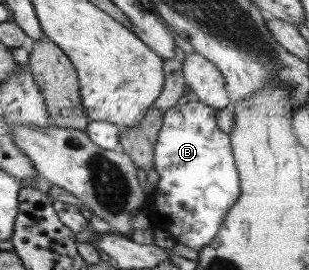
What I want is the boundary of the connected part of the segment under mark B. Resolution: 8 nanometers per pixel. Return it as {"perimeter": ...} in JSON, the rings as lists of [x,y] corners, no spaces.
{"perimeter":[[[190,101],[182,105],[176,103],[168,107],[166,111],[162,113],[162,123],[160,125],[158,135],[156,135],[157,139],[153,150],[154,166],[152,170],[156,171],[158,174],[158,184],[152,193],[145,195],[146,206],[143,212],[150,221],[150,227],[166,231],[166,233],[170,234],[170,238],[172,238],[175,243],[182,243],[182,245],[186,245],[188,249],[193,249],[194,251],[200,251],[202,247],[210,243],[212,237],[216,235],[218,227],[220,227],[220,224],[222,224],[222,221],[224,220],[226,213],[229,211],[229,208],[236,202],[236,197],[240,195],[239,176],[232,156],[233,152],[231,151],[229,135],[220,130],[216,125],[214,114],[215,110],[213,108],[200,102]]]}

